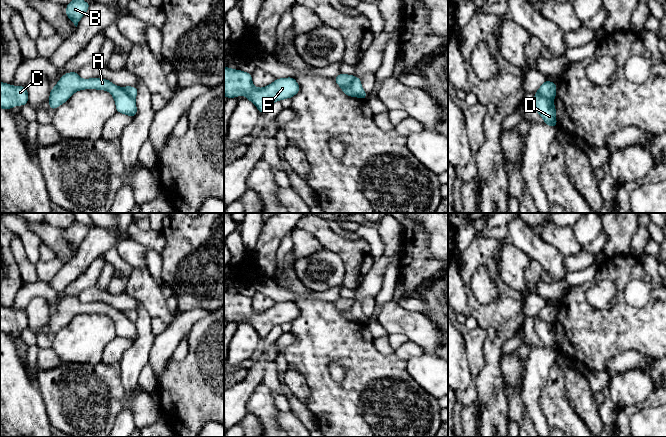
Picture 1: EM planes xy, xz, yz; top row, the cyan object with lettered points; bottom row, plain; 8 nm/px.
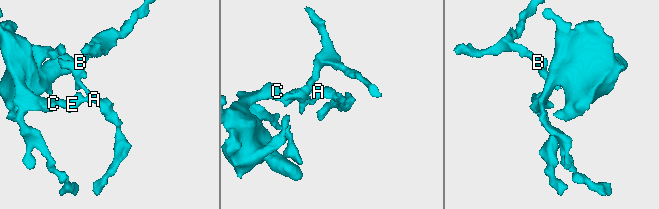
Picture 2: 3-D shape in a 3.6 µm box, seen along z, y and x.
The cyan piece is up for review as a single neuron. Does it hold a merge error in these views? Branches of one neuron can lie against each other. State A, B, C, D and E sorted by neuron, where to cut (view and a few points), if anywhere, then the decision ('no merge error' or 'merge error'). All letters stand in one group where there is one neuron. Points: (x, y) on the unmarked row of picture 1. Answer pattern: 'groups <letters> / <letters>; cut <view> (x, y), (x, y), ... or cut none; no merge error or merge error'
groups A C D E / B; cut xz (356, 301), (348, 309), (341, 311); merge error

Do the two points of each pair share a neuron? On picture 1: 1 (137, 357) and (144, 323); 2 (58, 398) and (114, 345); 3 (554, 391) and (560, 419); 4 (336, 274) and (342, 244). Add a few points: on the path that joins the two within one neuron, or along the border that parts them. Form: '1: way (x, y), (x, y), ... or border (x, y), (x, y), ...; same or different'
1: way (140, 349), (144, 341), (144, 331); same
2: border (101, 361), (105, 363), (119, 362); different
3: way (554, 398), (554, 404), (558, 412); same
4: border (323, 247), (334, 251), (340, 257), (344, 279); different

